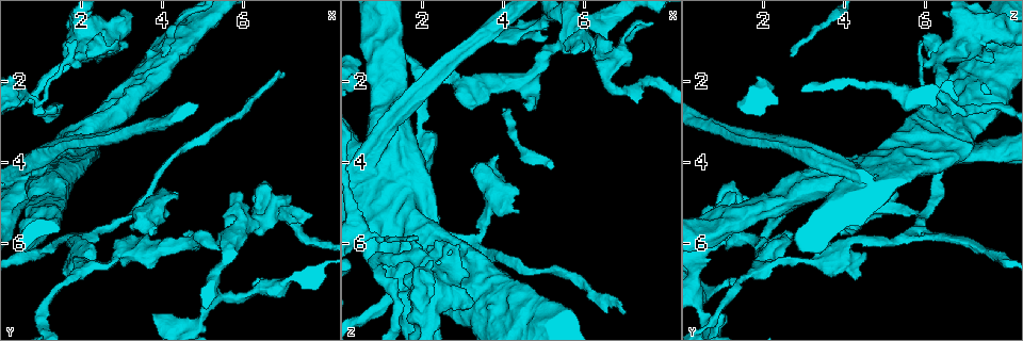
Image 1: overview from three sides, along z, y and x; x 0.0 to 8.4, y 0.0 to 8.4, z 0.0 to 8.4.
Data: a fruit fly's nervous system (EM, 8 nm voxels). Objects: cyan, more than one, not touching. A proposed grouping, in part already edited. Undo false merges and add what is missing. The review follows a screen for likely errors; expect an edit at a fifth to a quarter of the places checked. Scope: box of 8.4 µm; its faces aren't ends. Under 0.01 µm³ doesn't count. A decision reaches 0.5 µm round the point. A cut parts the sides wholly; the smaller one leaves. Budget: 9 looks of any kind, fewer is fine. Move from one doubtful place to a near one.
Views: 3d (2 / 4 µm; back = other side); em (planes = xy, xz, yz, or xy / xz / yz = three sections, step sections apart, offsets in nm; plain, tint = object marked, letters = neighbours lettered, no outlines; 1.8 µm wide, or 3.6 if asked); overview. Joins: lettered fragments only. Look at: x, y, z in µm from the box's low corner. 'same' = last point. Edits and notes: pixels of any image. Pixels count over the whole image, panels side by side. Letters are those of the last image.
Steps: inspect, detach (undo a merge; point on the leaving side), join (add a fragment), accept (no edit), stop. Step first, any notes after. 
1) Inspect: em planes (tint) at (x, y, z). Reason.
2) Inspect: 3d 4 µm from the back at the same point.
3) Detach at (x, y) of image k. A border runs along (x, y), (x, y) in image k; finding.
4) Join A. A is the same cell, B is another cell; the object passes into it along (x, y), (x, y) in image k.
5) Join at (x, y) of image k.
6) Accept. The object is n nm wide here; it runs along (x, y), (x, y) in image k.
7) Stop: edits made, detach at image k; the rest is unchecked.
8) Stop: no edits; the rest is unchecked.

Inspect: 3d 2 µm at (2.10, 5.85, 5.40). Three arms meet.

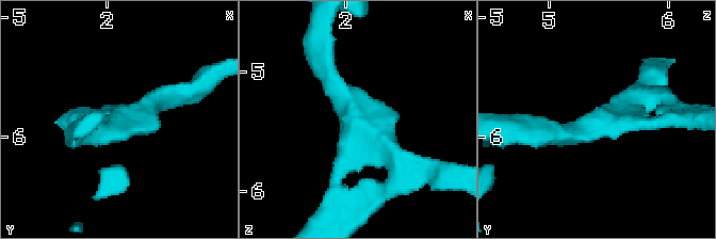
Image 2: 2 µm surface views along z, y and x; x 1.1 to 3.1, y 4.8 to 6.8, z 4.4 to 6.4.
Inspect: em xz step 4 (tint) at (2.10, 5.88, 5.38). 3 arms meet here.

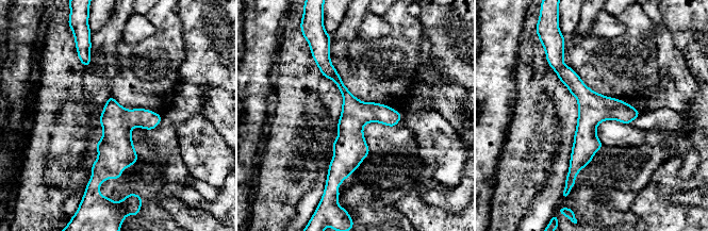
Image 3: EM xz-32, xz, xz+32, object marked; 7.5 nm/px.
Inspect: em planes (letters) at the same point.

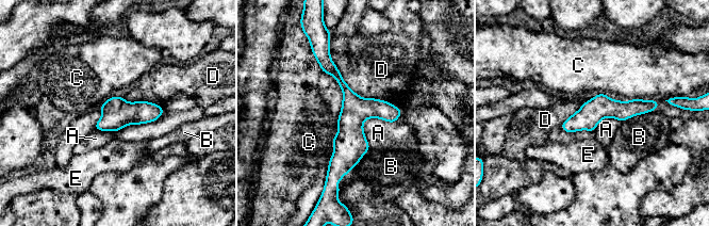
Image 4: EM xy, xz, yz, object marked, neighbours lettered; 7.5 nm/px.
Accept. A, B, C, D and E are other cells; it runs along (327, 55), (349, 96), (340, 174) in image 4; continuous, no second cell.

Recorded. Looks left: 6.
Inspect: em planes (letters) at (2.25, 6.50, 1.95). Abrupt turn.

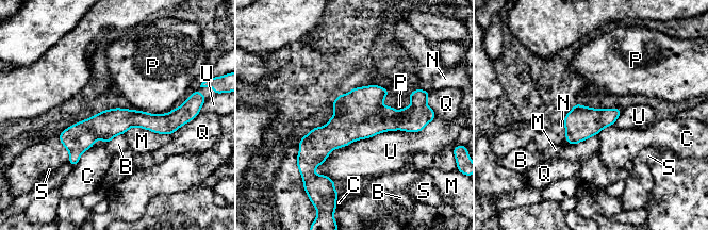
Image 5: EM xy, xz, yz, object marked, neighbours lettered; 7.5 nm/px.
Accept. The object is 220 nm wide here; B, C, M, N, P, Q, S and U are other cells; it runs along (180, 110), (62, 137) in image 5; one cell here.

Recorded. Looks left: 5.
Inspect: em planes (tint) at (5.60, 5.85, 0.95). Calibre changes.

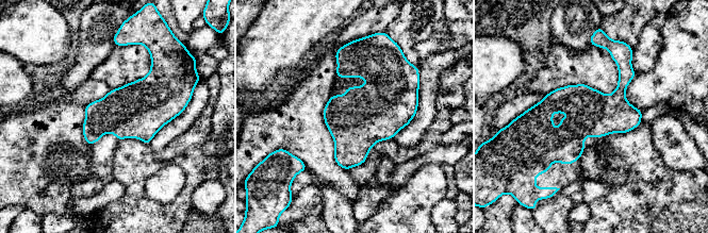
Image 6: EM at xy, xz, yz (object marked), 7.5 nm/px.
Inspect: em planes (letters) at the same point.

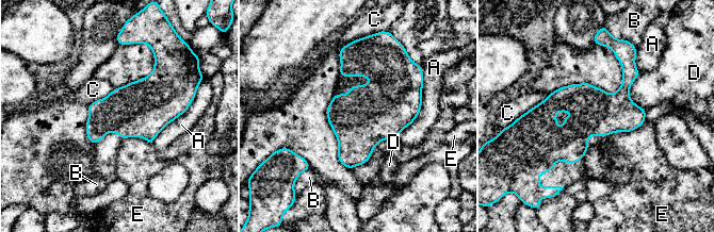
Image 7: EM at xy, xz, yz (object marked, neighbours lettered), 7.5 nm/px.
Accept. The longest contact is with A, 460 nm; A, B, C, D and E are other cells; all the same cell.

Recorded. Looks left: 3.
Inspect: em planes (plain) at (1.80, 1.50, 6.30). Sudden change in width.

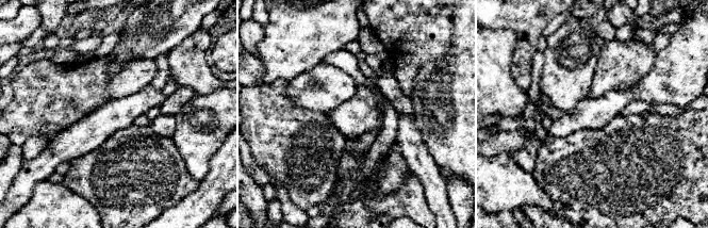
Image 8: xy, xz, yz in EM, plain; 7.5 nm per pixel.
Inspect: em planes (letters) at the same point.

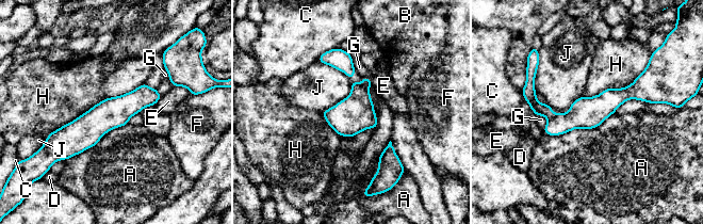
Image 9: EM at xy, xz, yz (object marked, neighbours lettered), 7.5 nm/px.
Detach at (529, 93) of image 9. The longest contact is with H, 850 nm; A, B, C, D, E, F, G, H and J are other cells; a border runs along (553, 116), (549, 120) in image 9; two cells meet here.

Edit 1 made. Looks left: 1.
Stop: edits made, detach at image 9; the rest is unchecked.

